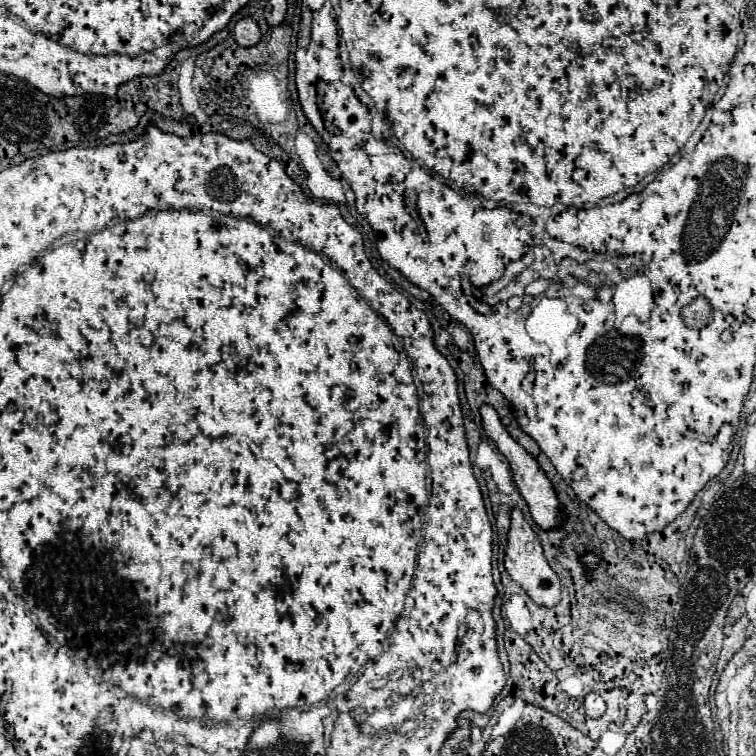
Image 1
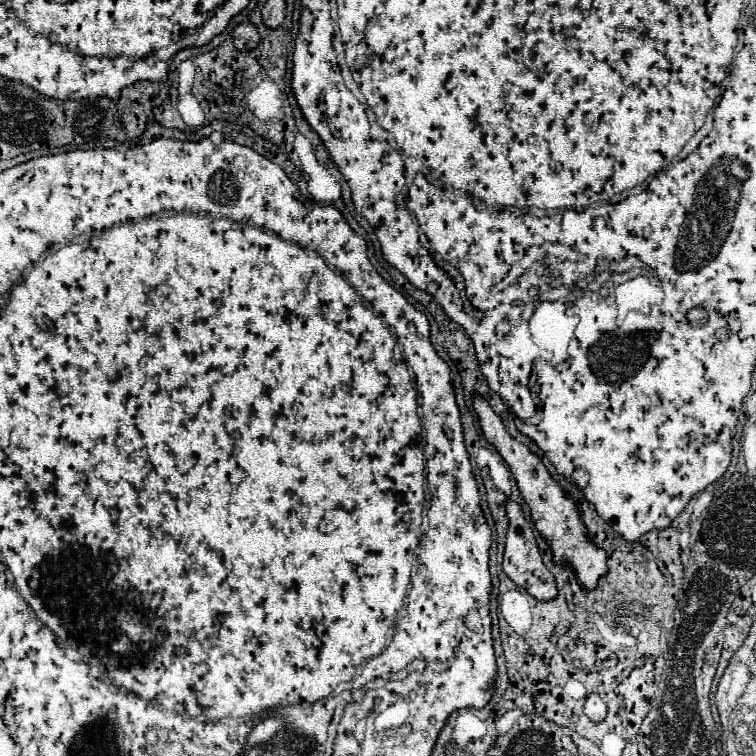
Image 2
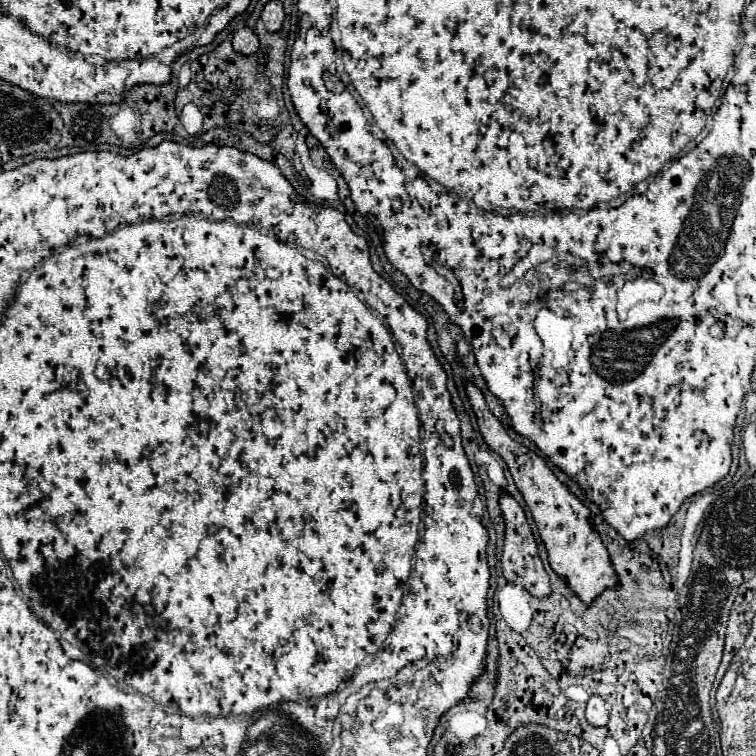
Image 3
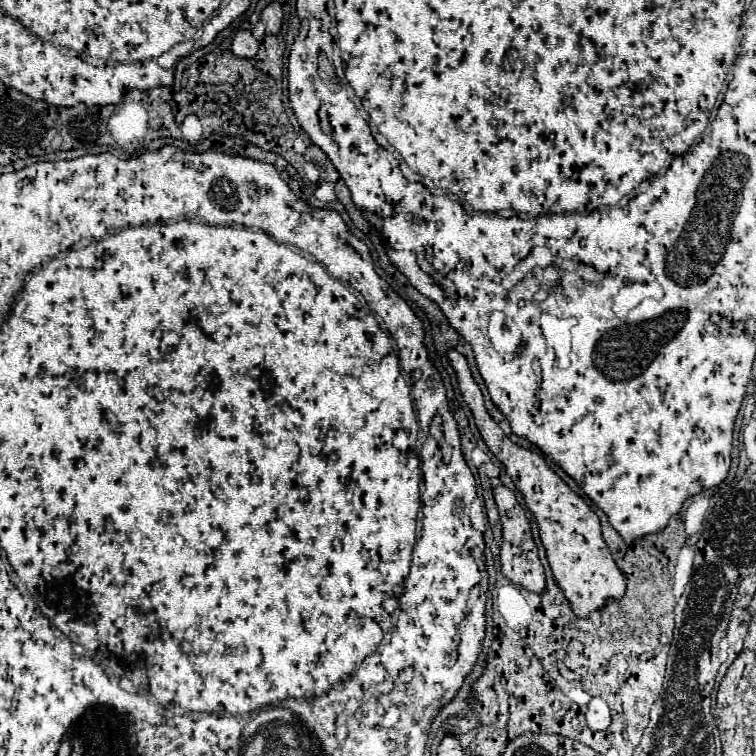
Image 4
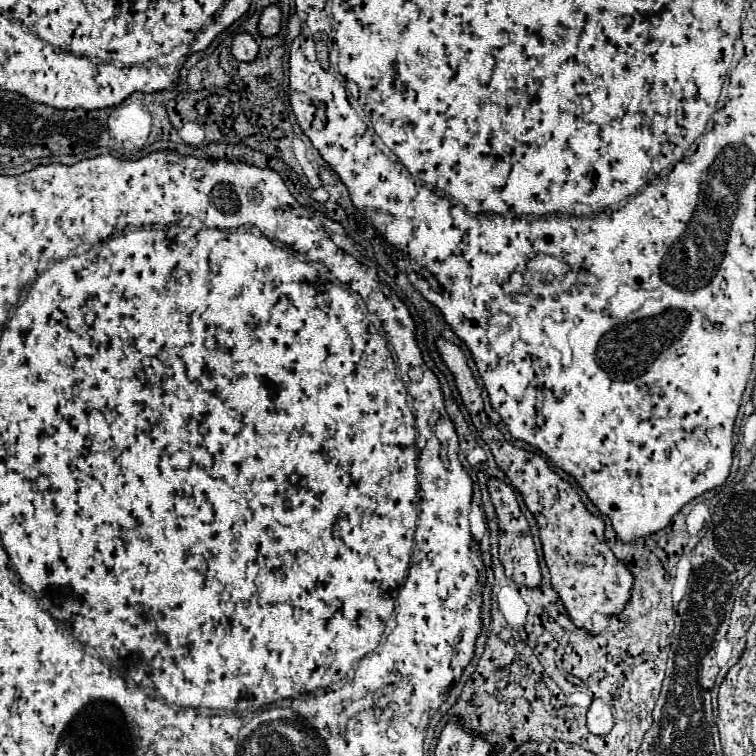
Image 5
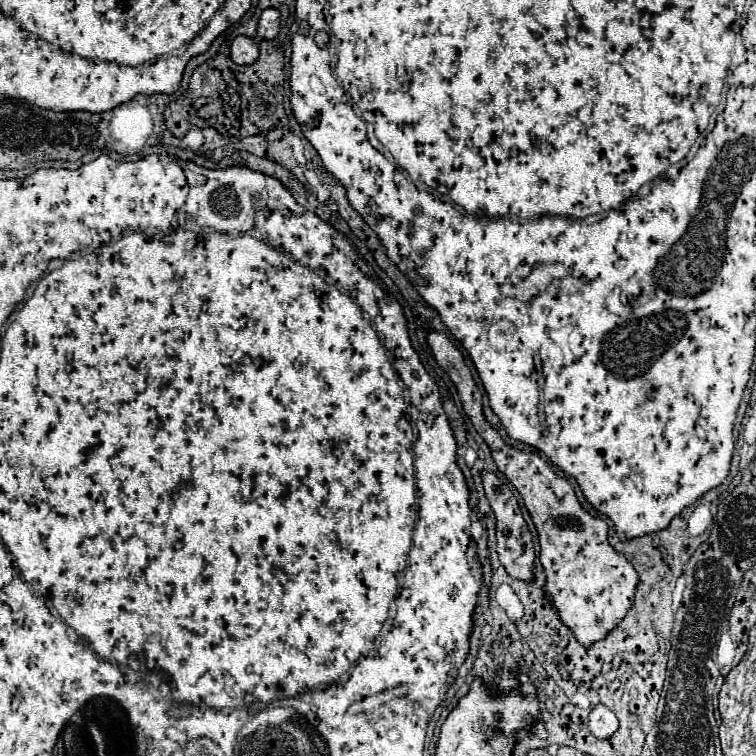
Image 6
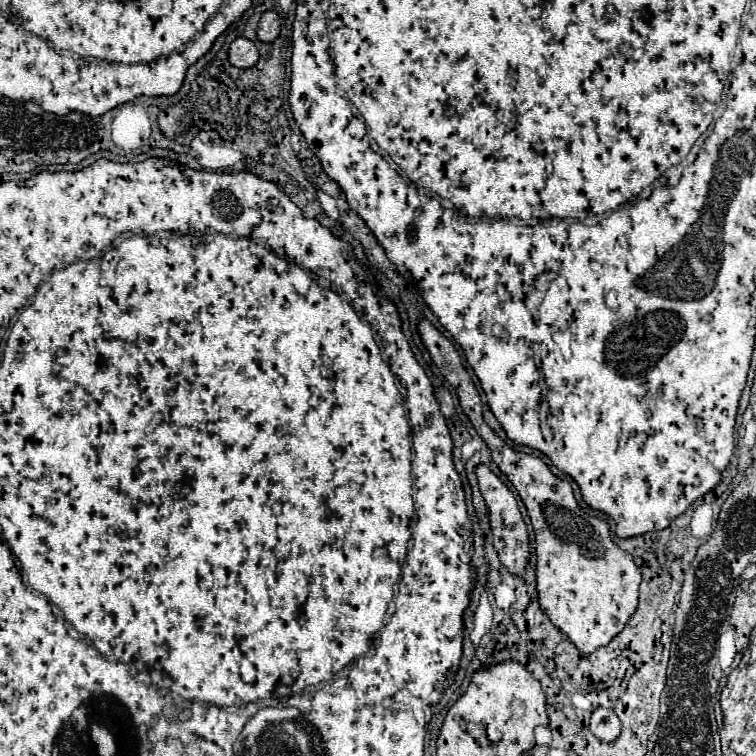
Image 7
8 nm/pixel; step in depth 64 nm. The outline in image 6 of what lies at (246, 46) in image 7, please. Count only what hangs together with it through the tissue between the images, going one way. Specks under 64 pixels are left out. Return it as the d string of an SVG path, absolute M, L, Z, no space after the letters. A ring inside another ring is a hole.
M236 36L230 44L230 56L236 64L254 64L258 60L258 46L248 36Z

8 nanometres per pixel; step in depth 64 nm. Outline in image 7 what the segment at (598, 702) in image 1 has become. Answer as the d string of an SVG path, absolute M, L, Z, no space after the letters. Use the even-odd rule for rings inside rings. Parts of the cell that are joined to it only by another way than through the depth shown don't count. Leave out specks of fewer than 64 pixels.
M600 706L600 708L596 708L596 710L592 712L590 732L592 732L596 738L600 738L600 740L604 740L604 742L612 742L612 740L618 738L620 728L622 728L622 724L620 724L618 716L616 716L612 710Z

